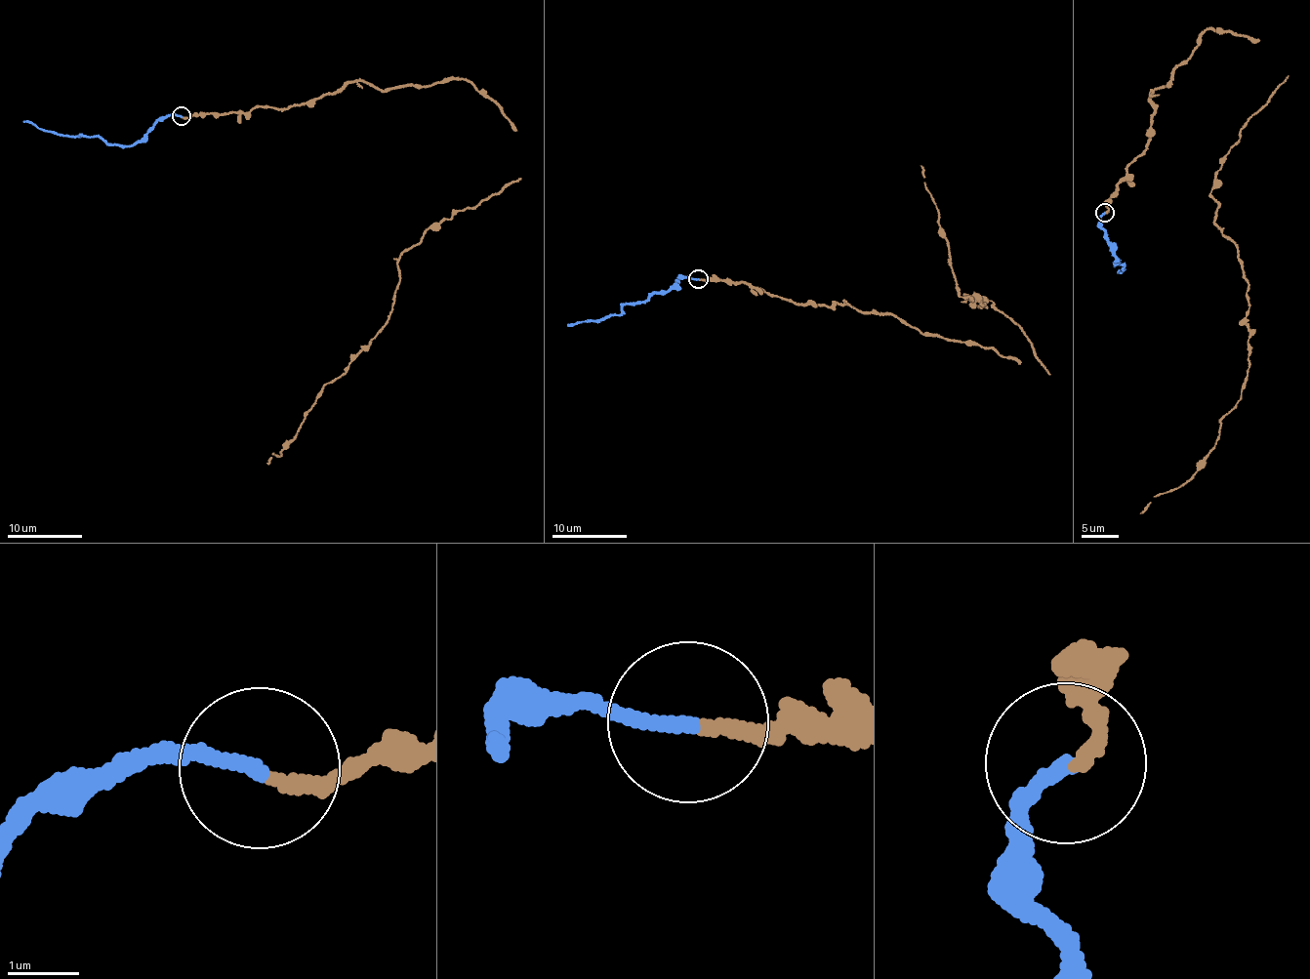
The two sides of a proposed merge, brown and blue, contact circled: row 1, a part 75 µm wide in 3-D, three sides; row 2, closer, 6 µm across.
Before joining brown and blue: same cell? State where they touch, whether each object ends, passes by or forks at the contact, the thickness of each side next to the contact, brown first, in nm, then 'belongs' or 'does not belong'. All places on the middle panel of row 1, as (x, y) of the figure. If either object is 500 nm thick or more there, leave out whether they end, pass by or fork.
place (698, 279); brown ends; blue ends; calibres 190 and 200 nm; does not belong

